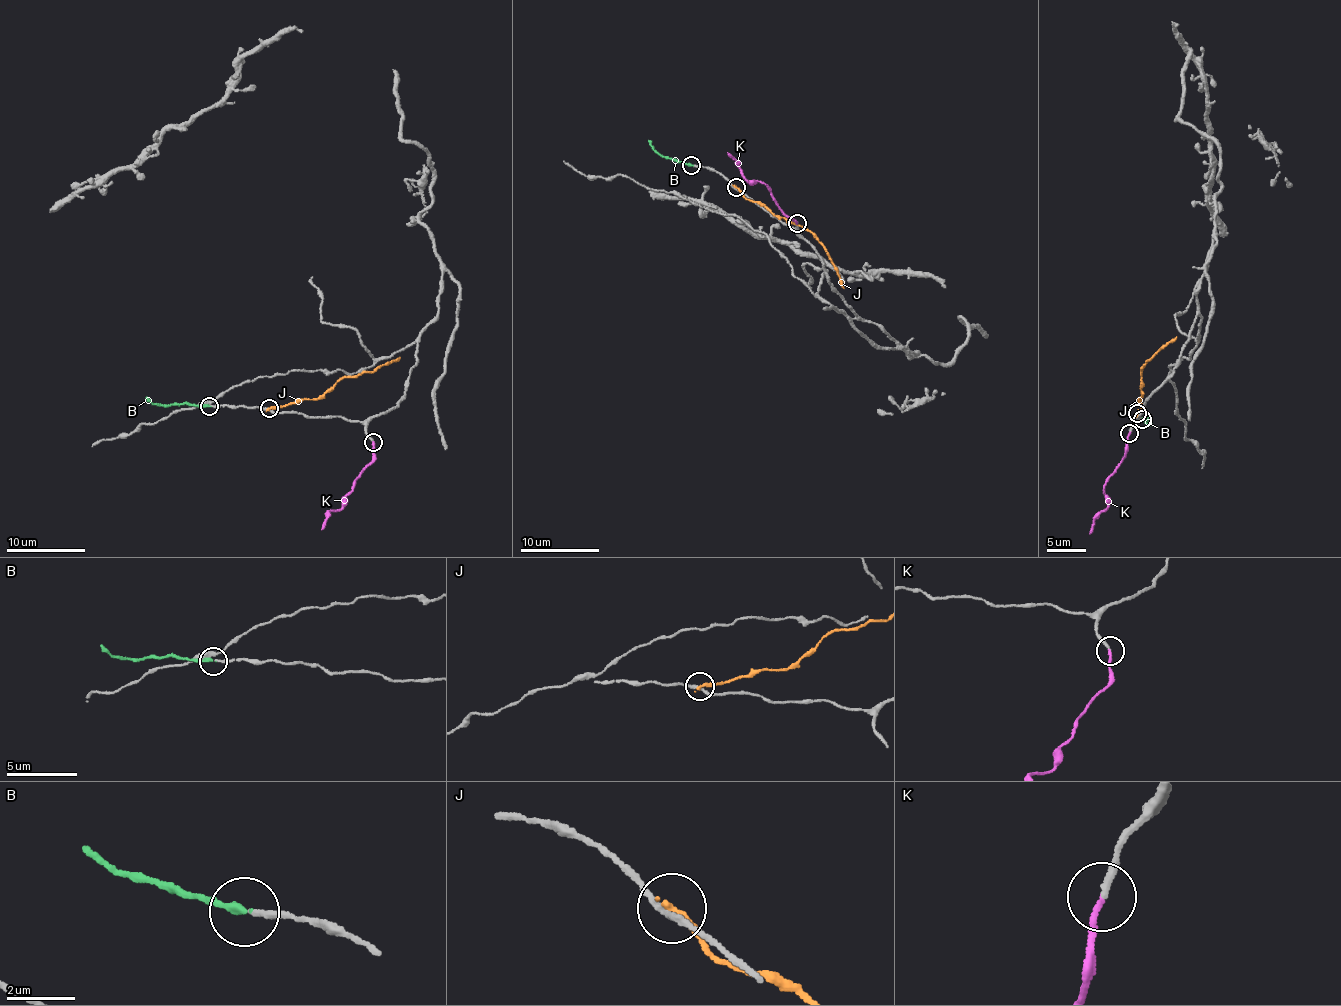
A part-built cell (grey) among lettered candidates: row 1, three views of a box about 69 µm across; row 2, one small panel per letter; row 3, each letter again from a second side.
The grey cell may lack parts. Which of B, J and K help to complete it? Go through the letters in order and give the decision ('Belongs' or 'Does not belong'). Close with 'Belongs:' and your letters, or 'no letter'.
B: Belongs
J: Does not belong
K: Belongs
Belongs: B, K

